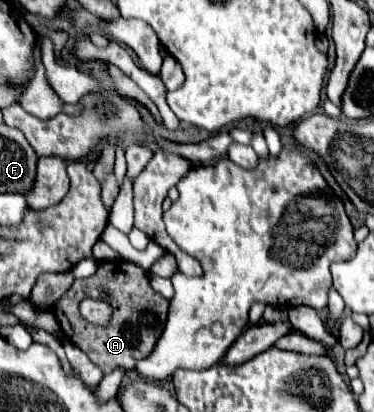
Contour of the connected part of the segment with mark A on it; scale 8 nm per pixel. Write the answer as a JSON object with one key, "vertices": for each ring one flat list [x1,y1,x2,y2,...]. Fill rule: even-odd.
{"vertices":[[115,259,109,265,101,265,93,277,75,281,71,289,55,303,53,313,65,339,77,345,103,373,111,373,115,369,129,373,135,369,139,359,145,359,155,349,155,343,159,341,165,327,167,307,169,301,151,289,149,275,141,267,123,259],[85,297,111,305,113,313,105,325,95,325,83,319,79,313,79,303]]}

